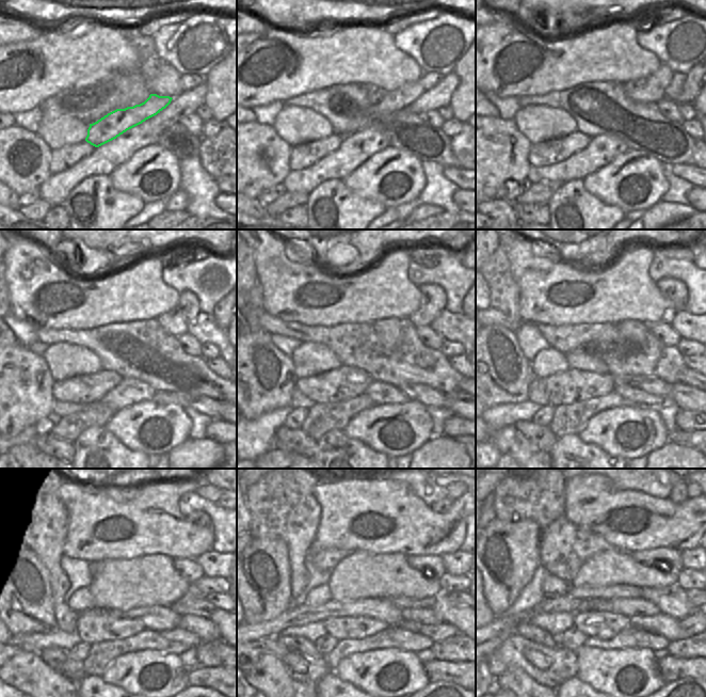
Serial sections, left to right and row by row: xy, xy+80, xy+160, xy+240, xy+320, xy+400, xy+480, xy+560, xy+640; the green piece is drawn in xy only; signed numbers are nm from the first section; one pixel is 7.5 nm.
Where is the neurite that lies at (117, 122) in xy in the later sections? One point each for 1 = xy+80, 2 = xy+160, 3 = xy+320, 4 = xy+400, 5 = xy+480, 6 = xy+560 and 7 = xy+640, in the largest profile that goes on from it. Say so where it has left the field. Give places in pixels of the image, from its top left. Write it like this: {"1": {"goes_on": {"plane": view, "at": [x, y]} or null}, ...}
{"1": {"goes_on": {"plane": "xy+80", "at": [384, 101]}}, "2": {"goes_on": {"plane": "xy+160", "at": [652, 88]}}, "3": {"goes_on": {"plane": "xy+320", "at": [432, 297]}}, "4": {"goes_on": {"plane": "xy+400", "at": [675, 290]}}, "5": {"goes_on": {"plane": "xy+480", "at": [198, 518]}}, "6": {"goes_on": {"plane": "xy+560", "at": [444, 505]}}, "7": {"goes_on": {"plane": "xy+640", "at": [678, 494]}}}

